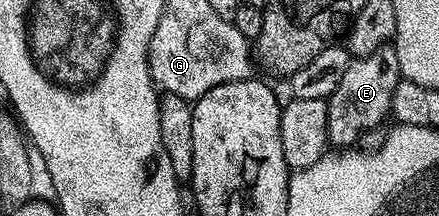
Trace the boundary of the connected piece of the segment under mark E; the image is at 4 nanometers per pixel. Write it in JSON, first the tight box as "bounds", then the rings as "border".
{"bounds":[326,47,401,147],"border":[[[381,47],[372,53],[356,56],[348,65],[345,75],[341,75],[341,83],[332,91],[331,96],[326,98],[327,102],[327,139],[328,142],[339,144],[339,147],[351,147],[355,140],[362,135],[366,129],[375,129],[383,120],[388,120],[391,111],[391,99],[394,88],[397,87],[401,78],[397,55],[394,48]]]}

